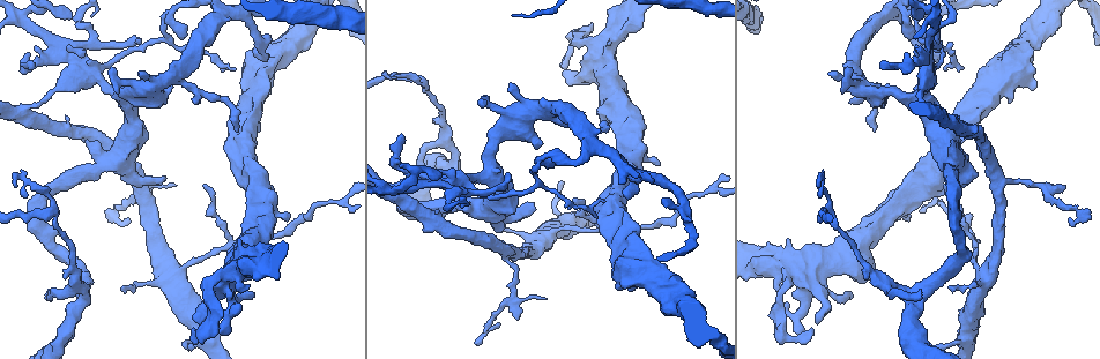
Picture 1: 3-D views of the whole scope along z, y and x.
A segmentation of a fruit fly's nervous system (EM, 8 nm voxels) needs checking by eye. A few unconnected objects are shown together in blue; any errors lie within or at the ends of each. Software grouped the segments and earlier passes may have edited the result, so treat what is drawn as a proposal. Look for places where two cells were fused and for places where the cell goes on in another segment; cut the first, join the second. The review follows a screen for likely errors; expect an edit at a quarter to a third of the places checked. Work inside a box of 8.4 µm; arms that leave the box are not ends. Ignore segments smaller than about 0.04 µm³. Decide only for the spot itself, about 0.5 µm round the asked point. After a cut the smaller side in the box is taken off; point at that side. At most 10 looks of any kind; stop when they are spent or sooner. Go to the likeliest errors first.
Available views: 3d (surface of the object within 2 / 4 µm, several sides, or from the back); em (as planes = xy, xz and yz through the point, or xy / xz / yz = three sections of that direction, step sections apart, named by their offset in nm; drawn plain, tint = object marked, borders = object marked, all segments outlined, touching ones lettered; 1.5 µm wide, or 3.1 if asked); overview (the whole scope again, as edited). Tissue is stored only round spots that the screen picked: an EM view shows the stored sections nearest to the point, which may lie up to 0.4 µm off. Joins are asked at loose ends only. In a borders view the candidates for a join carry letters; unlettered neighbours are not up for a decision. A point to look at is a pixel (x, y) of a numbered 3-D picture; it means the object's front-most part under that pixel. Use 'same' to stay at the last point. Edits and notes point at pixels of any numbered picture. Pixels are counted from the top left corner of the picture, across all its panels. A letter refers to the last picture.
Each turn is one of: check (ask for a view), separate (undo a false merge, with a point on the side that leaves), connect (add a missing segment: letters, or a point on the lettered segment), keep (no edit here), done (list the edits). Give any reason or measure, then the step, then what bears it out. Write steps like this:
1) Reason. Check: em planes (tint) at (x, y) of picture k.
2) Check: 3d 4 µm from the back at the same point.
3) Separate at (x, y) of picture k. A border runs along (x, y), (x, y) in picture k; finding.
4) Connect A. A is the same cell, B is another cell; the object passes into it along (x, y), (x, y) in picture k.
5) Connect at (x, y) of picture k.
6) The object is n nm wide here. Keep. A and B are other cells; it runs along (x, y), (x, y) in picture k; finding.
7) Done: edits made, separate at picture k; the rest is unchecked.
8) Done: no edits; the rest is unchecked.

Stops while still wide. Check: 3d 2 µm at (239, 240) of picture 1.

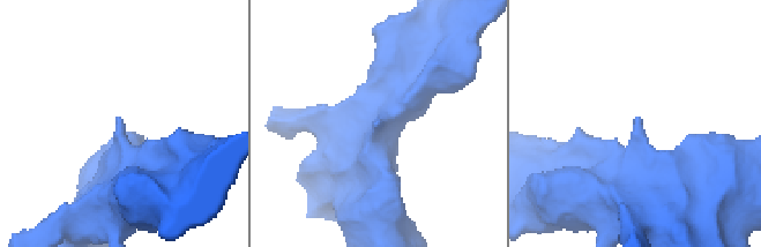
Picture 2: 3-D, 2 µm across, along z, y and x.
Check: em xz step 8 (borders) at (121, 121) of picture 2.

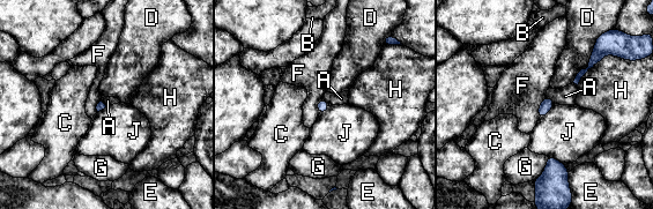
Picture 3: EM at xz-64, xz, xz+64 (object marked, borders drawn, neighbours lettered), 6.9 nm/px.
Another direction. Check: em planes (borders) at the same point.

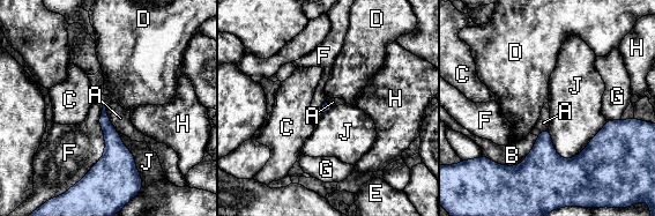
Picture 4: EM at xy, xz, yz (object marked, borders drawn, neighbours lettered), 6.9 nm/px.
Keep. A, B, C, D, E, F, G, H and J are other cells; a border runs along (608, 120), (573, 157), (553, 149) in picture 4; none of them fits.

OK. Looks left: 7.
Abrupt turn. Check: 3d 4 µm at (73, 45) of picture 1.

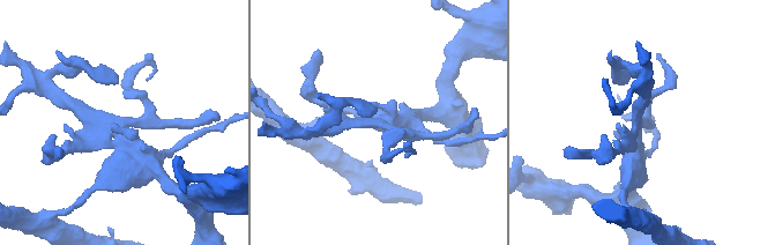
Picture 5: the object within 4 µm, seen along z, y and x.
Check: em yz step 8 (borders) at (126, 127) of picture 5.

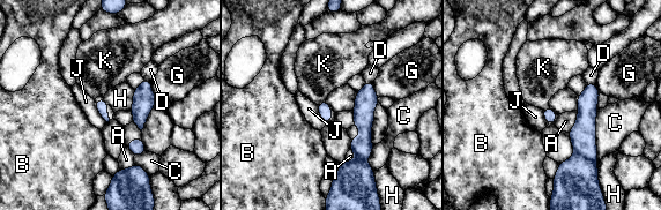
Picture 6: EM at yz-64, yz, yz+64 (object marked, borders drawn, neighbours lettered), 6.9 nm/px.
The longest contact is with C, 400 nm. Separate at (577, 192) of picture 6. A, B, C, D, G, H, J and K are other cells; two cells meet here.

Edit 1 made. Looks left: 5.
Check: overview.

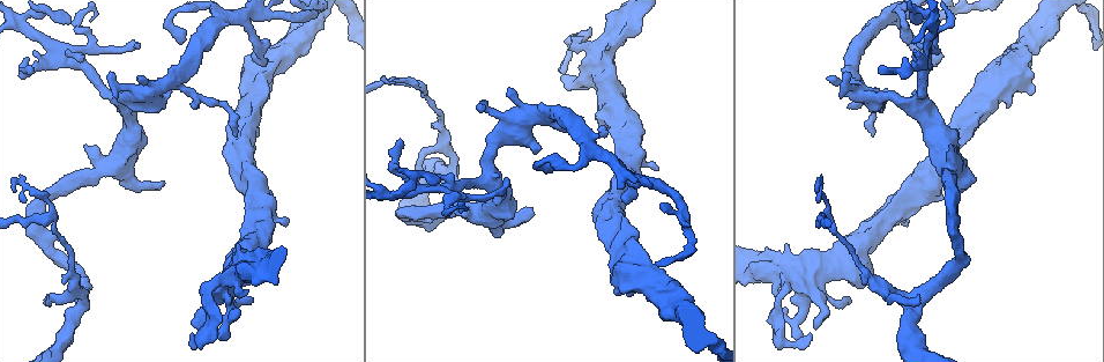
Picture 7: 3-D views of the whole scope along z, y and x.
An open end. Check: 3d 4 µm at (908, 221) of picture 7.

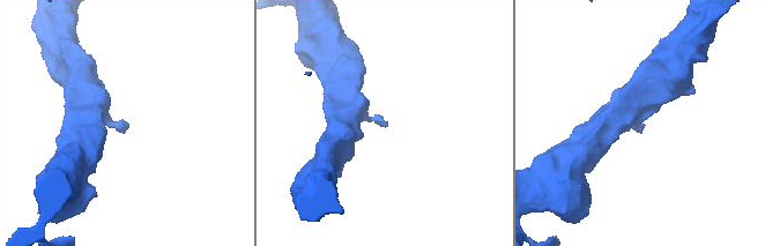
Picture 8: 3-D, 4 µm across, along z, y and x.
Check: em planes (tint) at (639, 124) of picture 8.

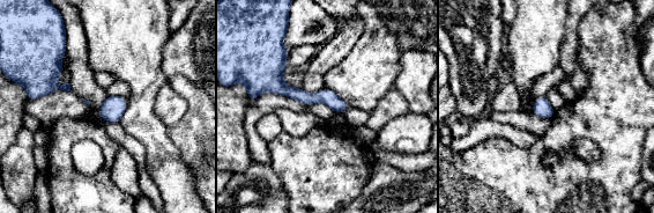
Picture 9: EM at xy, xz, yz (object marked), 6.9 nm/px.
Check: em planes (borders) at the same point.

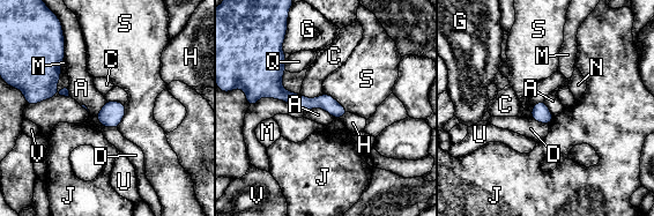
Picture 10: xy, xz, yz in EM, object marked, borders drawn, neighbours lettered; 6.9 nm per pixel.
Keep. A, C, D, G, H, J, M, N, Q, S, U and V are other cells; it runs along (259, 91), (343, 111) in picture 10; none of them fits.

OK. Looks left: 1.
Done: edits made, separate at picture 6; the rest is unchecked.

